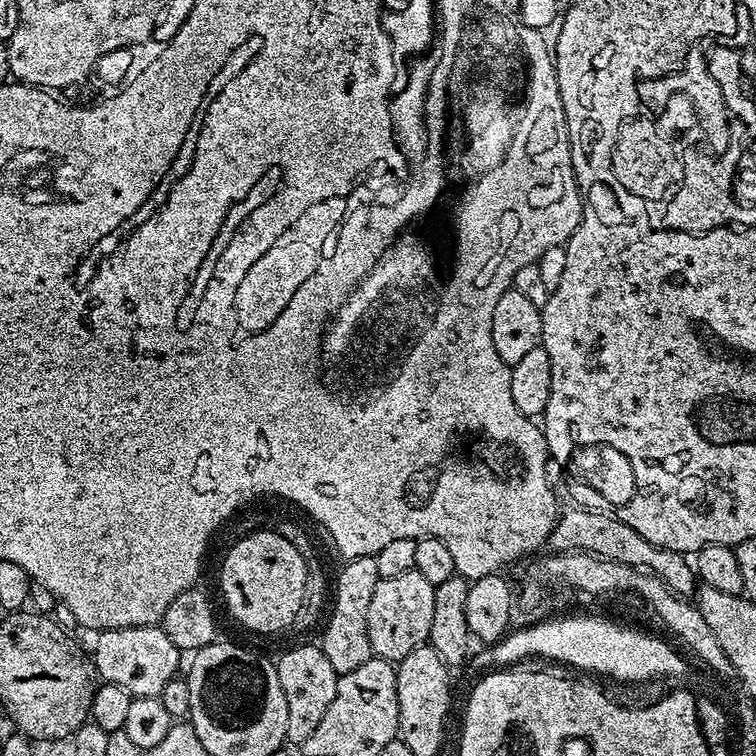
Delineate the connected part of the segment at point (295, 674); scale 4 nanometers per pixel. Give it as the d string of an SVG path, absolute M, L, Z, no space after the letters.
M304 644L301 648L292 648L284 652L280 660L275 661L278 682L282 686L282 694L286 698L286 734L287 743L302 746L310 734L322 722L326 710L330 710L330 702L334 702L338 674L334 666L321 652L319 647Z

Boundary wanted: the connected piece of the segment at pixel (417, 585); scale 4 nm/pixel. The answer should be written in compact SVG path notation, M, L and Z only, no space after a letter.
M414 570L398 574L398 578L379 580L374 586L374 598L370 598L368 615L368 637L379 659L399 662L427 641L430 618L434 618L435 593L436 585L426 582L426 578Z

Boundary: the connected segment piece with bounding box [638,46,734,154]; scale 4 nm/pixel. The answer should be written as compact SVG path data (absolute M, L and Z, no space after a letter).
M693 46L688 51L687 58L679 71L670 73L668 76L654 77L652 79L641 79L639 81L639 103L644 108L648 107L654 117L654 124L661 133L672 136L685 136L688 140L693 140L696 144L703 146L709 153L725 153L729 141L733 139L732 128L728 125L730 121L730 104L720 88L719 82L715 81L708 69L709 57L703 52L700 53L699 47Z

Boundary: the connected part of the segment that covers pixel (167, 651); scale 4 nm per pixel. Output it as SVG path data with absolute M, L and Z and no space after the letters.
M163 627L109 628L101 631L96 640L94 672L103 683L122 686L133 697L159 697L160 691L171 680L177 679L182 653L170 642Z

